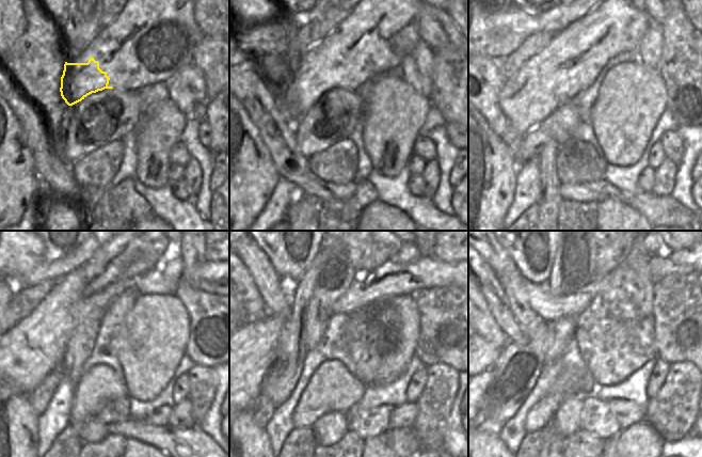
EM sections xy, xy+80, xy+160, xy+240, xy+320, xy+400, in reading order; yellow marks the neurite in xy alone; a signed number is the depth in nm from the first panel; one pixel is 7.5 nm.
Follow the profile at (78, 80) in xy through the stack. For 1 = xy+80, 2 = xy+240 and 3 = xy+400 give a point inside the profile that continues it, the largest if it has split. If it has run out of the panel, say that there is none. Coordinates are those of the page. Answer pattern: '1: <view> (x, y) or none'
1: xy+80 (299, 88)
2: xy+240 (36, 346)
3: xy+400 (490, 352)

